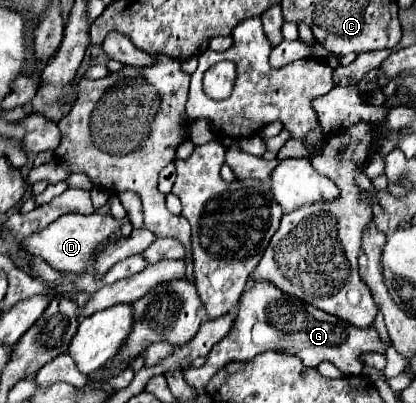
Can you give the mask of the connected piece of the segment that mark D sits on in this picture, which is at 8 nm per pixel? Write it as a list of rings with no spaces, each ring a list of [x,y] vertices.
[[[65,214],[61,216],[57,222],[49,224],[45,230],[41,230],[39,234],[31,236],[29,242],[25,242],[25,250],[29,250],[29,254],[43,258],[45,262],[49,262],[51,268],[67,272],[67,274],[83,274],[89,266],[89,260],[97,254],[97,246],[107,244],[111,234],[117,234],[121,230],[121,226],[127,222],[127,218],[117,220],[111,214],[91,214],[91,216],[81,216],[81,214]]]

